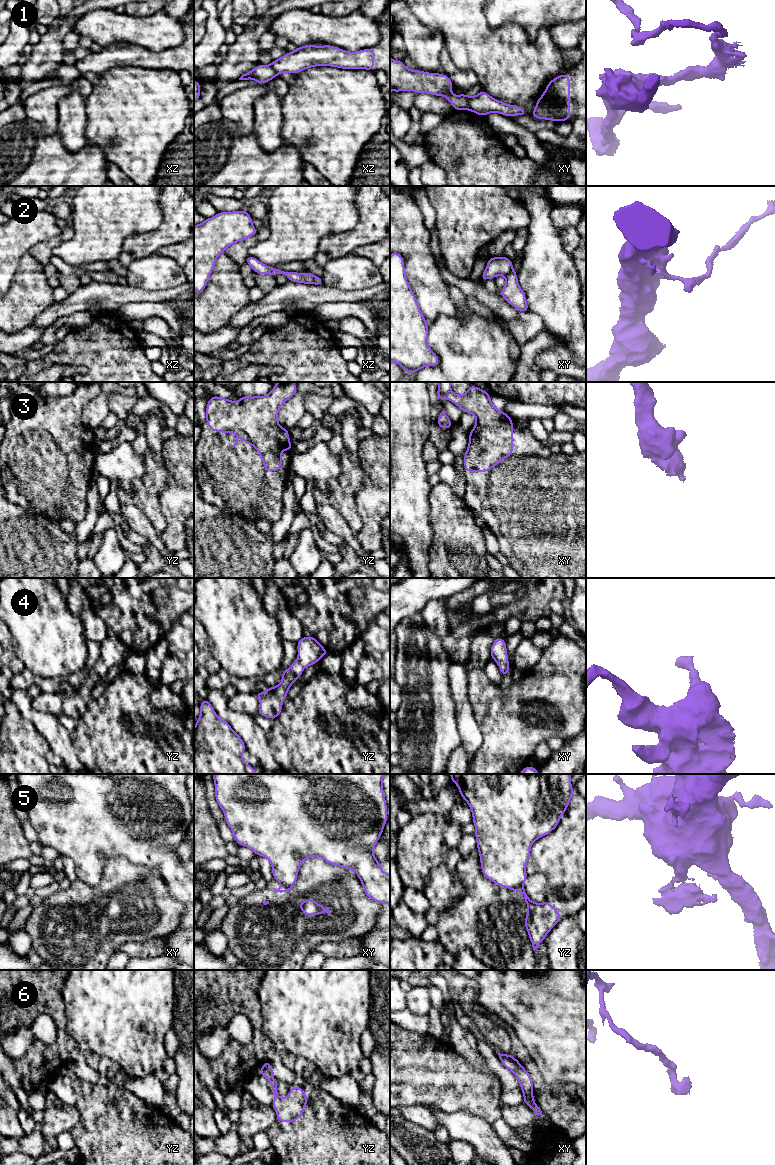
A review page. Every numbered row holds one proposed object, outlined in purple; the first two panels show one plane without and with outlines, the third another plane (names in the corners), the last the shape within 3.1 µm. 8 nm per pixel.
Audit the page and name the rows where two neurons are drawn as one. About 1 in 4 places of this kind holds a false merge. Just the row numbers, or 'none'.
1, 2, 5, 6

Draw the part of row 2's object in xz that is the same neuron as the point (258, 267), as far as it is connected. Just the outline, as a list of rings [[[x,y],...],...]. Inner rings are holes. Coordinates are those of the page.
[[[248,255],[246,258],[246,264],[248,264],[255,273],[258,273],[260,275],[271,274],[276,277],[279,274],[284,274],[287,277],[288,281],[292,281],[296,283],[304,283],[307,285],[314,284],[314,275],[308,271],[306,273],[284,272],[277,268],[267,266],[263,264],[262,262],[260,262],[255,257],[250,256],[250,255]]]

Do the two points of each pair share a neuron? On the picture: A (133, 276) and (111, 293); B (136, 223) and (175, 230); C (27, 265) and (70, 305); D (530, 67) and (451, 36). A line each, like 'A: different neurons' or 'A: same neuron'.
A: different neurons
B: different neurons
C: different neurons
D: same neuron

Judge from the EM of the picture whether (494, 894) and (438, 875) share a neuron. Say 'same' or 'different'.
different

